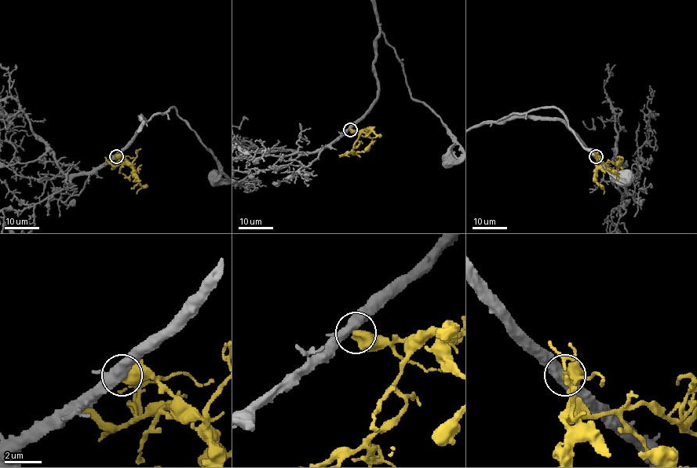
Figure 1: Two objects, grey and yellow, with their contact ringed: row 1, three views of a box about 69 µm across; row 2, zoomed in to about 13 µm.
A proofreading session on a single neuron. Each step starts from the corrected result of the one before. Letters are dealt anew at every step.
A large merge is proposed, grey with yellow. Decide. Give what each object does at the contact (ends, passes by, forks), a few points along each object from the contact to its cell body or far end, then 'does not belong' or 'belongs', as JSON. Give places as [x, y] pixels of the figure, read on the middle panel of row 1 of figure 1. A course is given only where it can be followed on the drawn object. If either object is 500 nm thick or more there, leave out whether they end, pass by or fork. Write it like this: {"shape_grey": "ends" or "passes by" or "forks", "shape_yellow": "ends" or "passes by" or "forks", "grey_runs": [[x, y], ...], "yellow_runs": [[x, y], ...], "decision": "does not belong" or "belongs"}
{"grey_runs": [[350, 129], [377, 95], [374, 60], [381, 32], [403, 67], [413, 98], [423, 102], [454, 136], [449, 159]], "yellow_runs": [[350, 129], [358, 131], [370, 129], [376, 135], [370, 137]], "decision": "does not belong"}

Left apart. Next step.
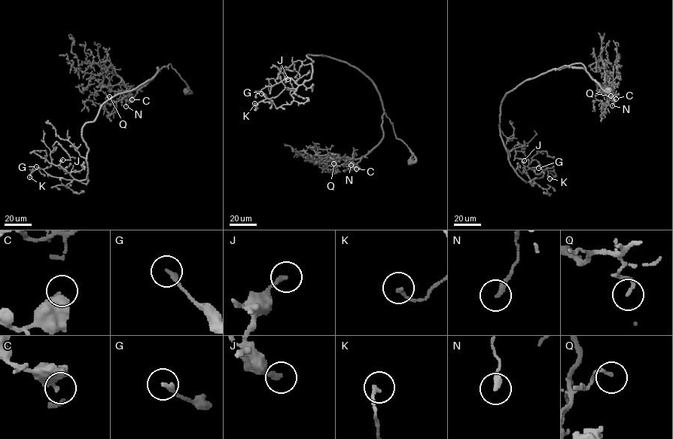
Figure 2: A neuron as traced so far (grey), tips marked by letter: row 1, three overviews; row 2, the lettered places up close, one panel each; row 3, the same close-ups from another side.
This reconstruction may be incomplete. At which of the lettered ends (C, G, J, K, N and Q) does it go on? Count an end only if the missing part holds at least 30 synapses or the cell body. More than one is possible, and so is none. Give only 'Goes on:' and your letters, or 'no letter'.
Goes on: no letter

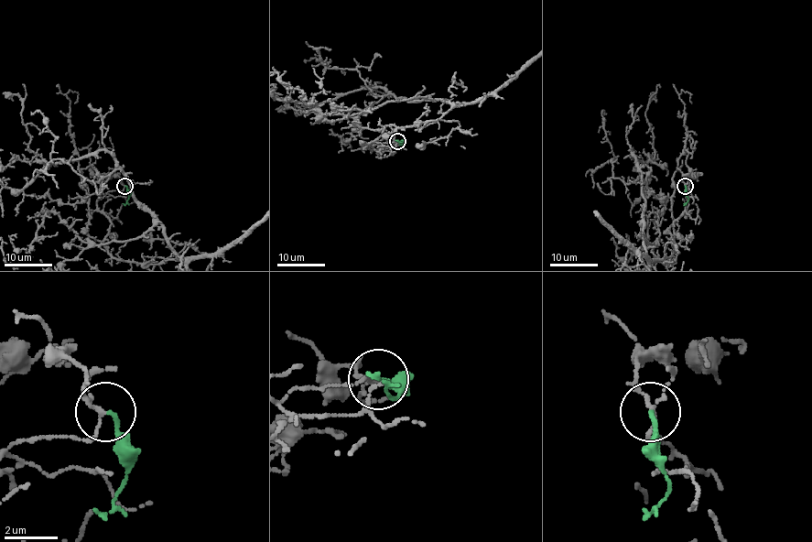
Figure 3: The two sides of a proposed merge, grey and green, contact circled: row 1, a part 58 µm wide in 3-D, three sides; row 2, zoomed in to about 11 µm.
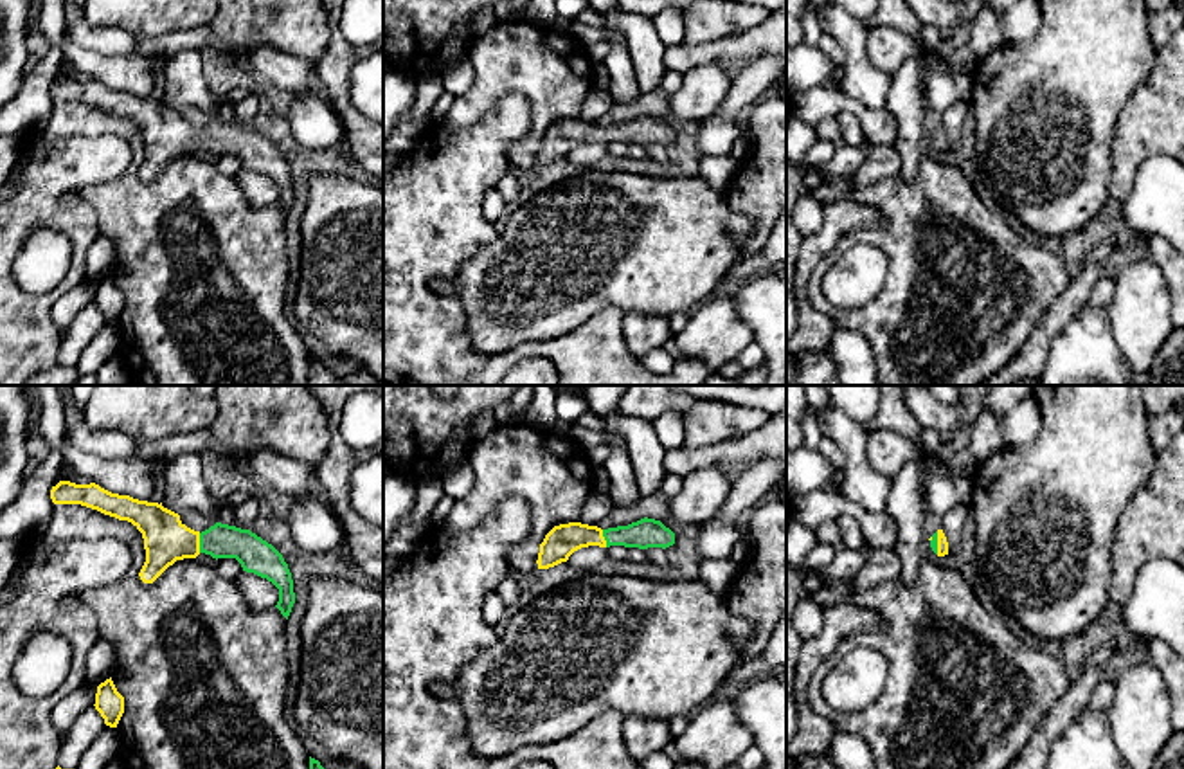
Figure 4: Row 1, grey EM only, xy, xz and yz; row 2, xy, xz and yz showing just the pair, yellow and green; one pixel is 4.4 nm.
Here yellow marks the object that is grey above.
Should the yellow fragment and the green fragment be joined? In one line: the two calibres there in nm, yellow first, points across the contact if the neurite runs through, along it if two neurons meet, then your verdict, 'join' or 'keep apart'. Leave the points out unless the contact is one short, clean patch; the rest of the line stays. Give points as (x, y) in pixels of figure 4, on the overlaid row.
200/160 nm | across xy (166, 539), (198, 542), (220, 541) | join

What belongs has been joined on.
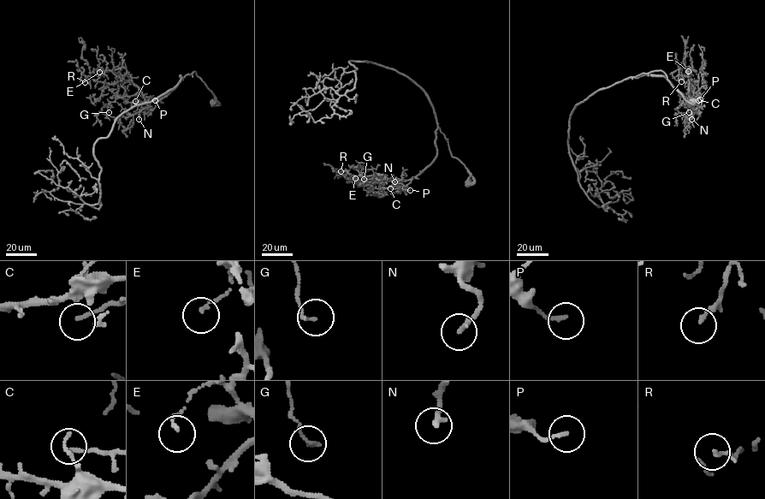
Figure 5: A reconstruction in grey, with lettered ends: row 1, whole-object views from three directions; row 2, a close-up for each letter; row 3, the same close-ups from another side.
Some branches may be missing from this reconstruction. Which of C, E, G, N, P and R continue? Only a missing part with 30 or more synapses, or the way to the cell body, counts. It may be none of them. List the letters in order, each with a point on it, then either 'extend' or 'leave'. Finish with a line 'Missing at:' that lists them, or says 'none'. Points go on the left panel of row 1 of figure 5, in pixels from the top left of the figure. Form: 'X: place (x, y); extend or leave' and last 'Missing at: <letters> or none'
C: place (135, 101); leave
E: place (99, 72); leave
G: place (109, 112); leave
N: place (139, 119); extend
P: place (155, 100); leave
R: place (85, 82); leave
Missing at: N

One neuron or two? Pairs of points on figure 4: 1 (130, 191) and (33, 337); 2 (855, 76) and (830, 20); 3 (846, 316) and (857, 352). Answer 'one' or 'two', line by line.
1: two
2: one
3: two

